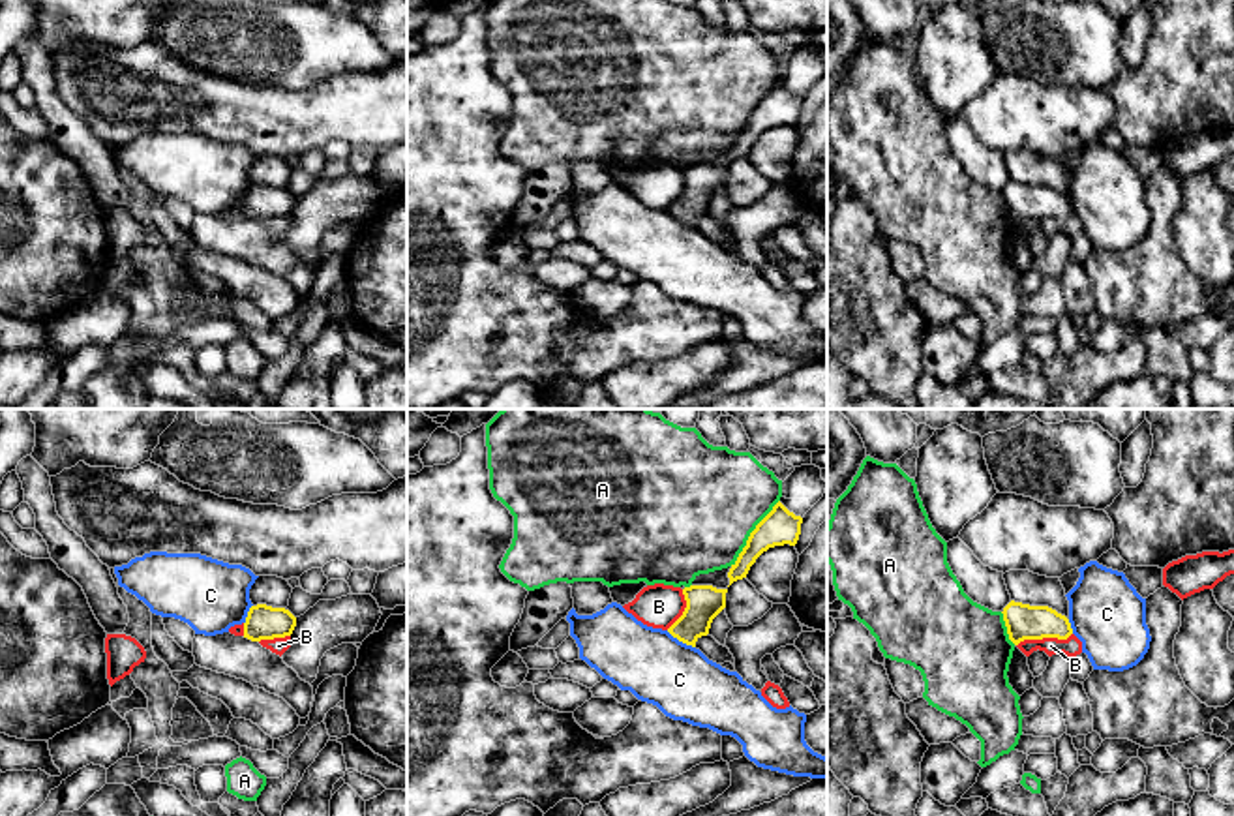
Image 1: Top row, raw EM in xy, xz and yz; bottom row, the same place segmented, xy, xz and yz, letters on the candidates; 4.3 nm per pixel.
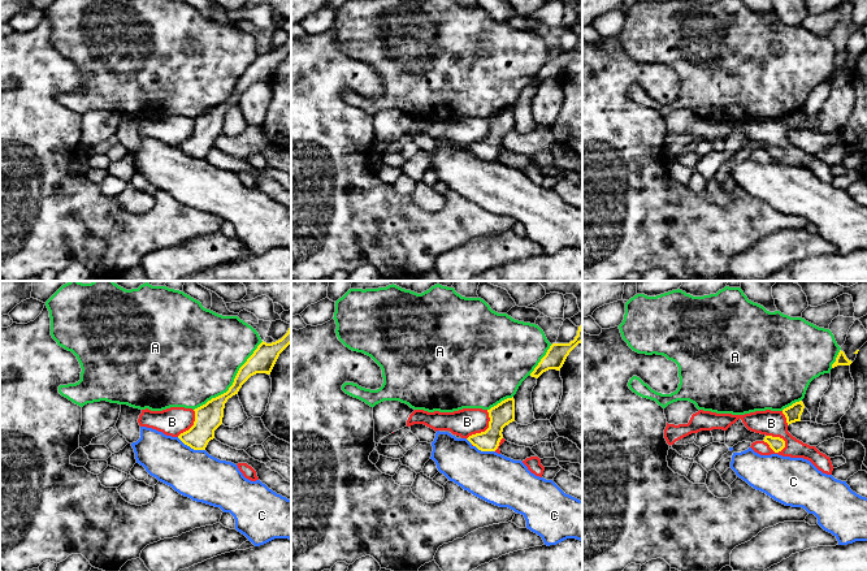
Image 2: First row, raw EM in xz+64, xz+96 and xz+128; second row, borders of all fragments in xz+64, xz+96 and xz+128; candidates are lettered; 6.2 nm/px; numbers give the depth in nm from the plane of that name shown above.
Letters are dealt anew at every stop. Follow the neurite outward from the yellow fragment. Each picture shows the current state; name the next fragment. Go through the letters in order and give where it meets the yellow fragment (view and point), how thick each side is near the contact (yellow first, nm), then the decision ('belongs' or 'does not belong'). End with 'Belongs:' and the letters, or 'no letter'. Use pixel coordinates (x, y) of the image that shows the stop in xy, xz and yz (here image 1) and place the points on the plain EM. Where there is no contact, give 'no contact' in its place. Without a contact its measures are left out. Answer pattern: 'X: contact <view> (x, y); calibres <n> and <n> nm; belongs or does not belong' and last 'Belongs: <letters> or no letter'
A: contact xz (751, 113); calibres 150 and 500 nm; does not belong
B: contact yz (1043, 216); calibres 150 and 80 nm; does not belong
C: contact xz (681, 220); calibres 160 and 300 nm; does not belong
Belongs: no letter

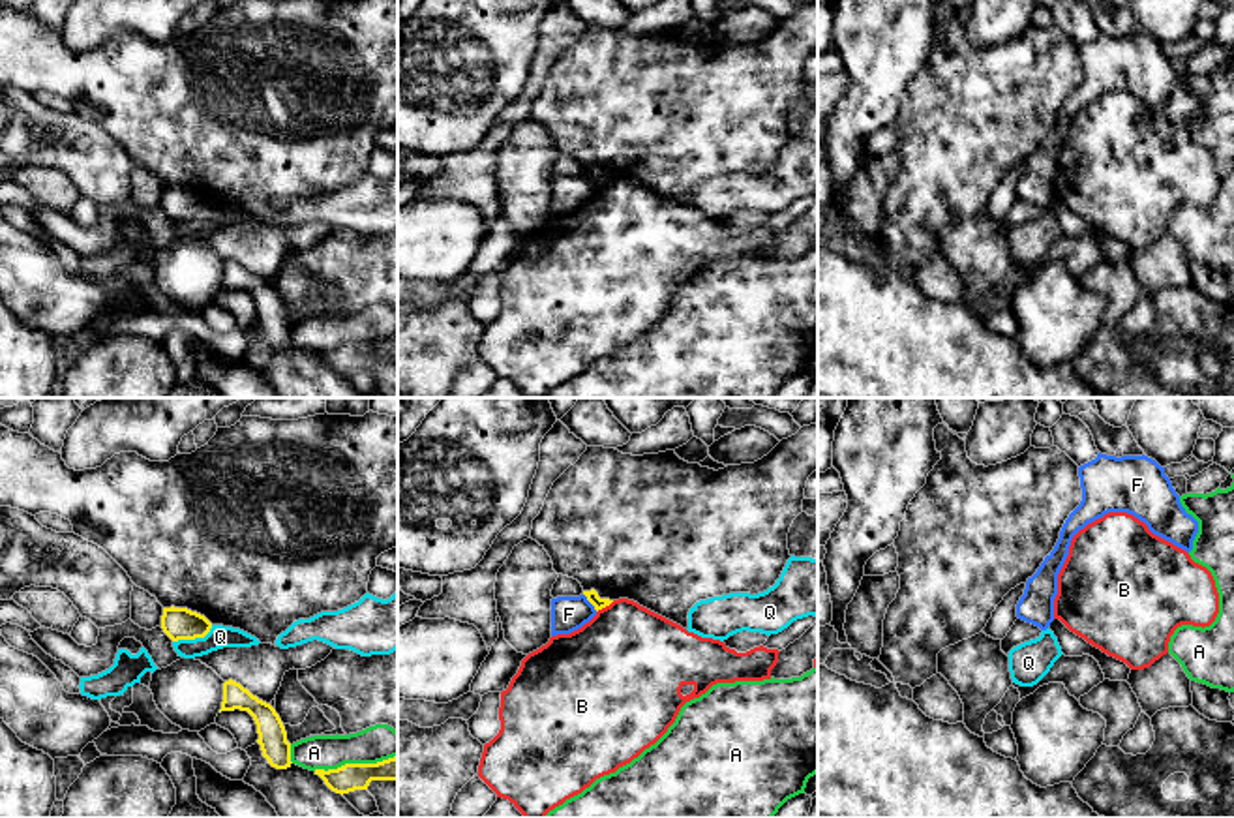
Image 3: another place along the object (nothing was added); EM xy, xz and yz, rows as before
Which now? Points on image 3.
A: contact xy (355, 344); calibres 120 and 160 nm; does not belong
B: contact xz (604, 186); calibres 50 and 460 nm; does not belong
F: contact xz (589, 181); calibres 50 and 150 nm; does not belong
Q: contact xy (194, 218); calibres 140 and 100 nm; does not belong
Belongs: no letter

